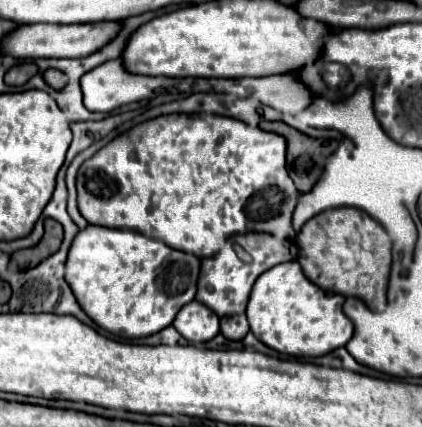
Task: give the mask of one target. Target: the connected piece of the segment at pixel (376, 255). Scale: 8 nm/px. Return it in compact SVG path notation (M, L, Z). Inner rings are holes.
M337 207L311 217L297 235L299 263L317 287L341 293L345 297L361 297L371 309L387 303L387 283L391 267L391 239L387 231L365 211L355 207Z

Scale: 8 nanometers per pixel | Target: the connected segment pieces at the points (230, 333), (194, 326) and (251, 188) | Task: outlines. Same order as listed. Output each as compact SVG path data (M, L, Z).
M229 315L221 319L221 333L231 341L241 341L249 331L245 315Z
M191 301L177 313L173 327L191 343L211 341L219 333L219 317L199 301Z
M173 113L143 121L99 149L77 171L77 207L87 223L133 229L201 259L215 255L223 239L237 233L263 231L295 239L291 227L295 203L297 191L285 169L285 139L211 113Z

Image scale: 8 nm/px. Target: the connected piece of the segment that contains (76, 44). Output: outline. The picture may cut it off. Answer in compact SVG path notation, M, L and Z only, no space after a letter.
M97 21L89 25L21 25L1 45L1 53L15 59L39 59L39 57L87 57L97 49L105 47L121 31L119 21Z

